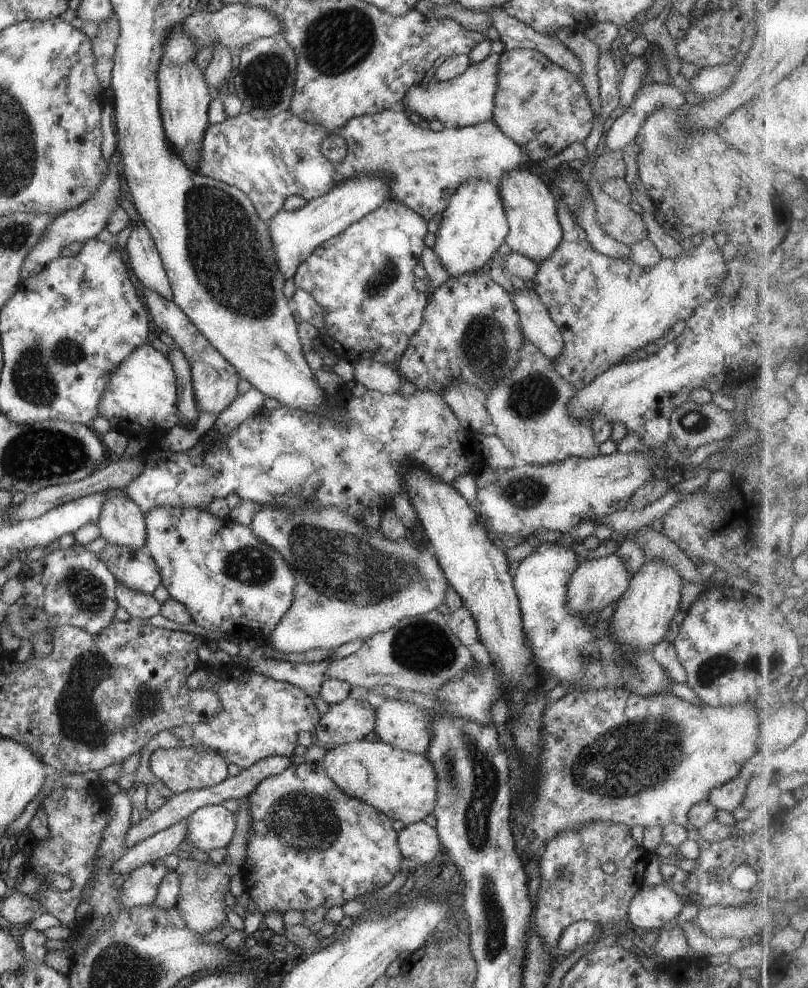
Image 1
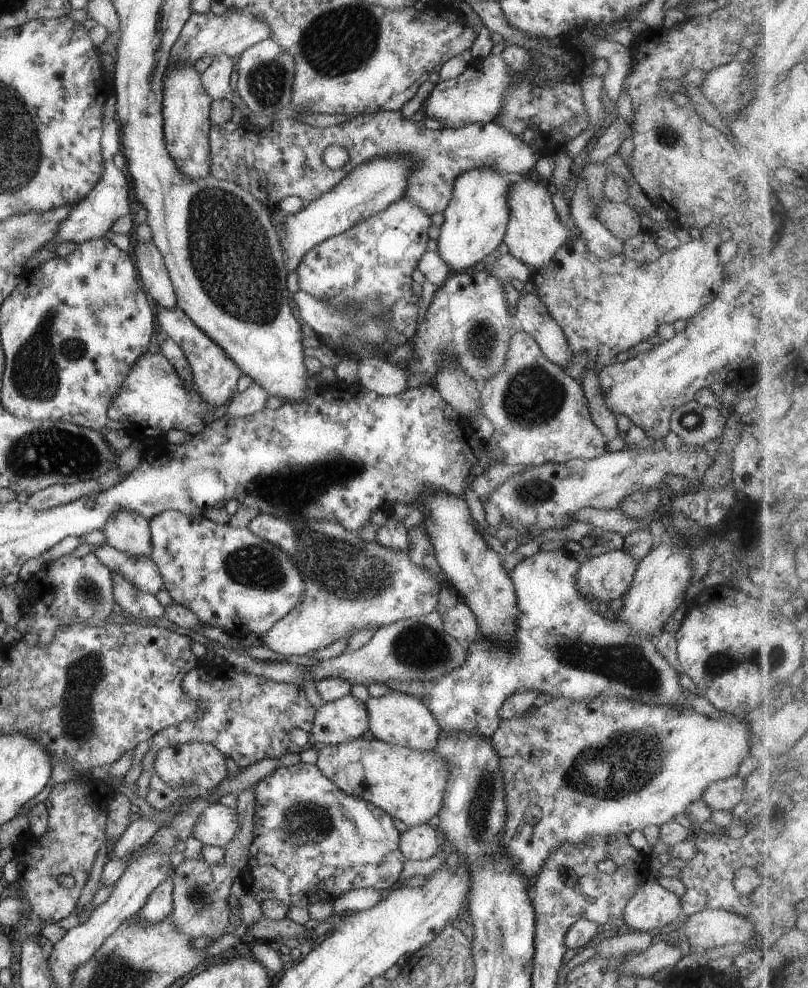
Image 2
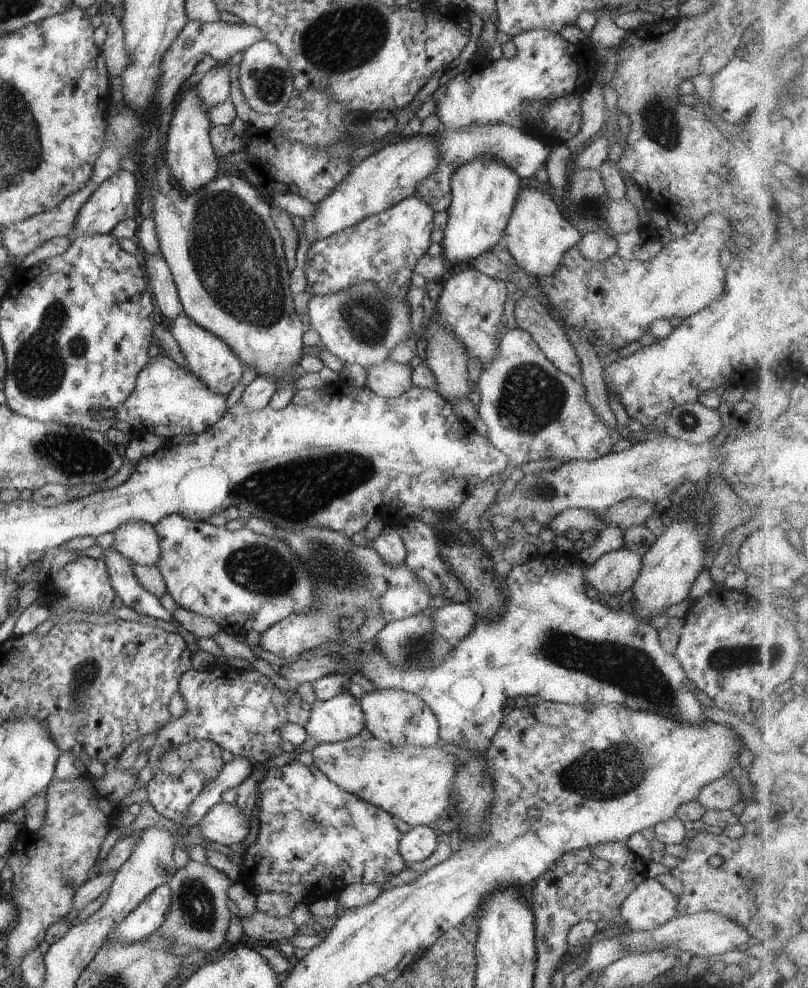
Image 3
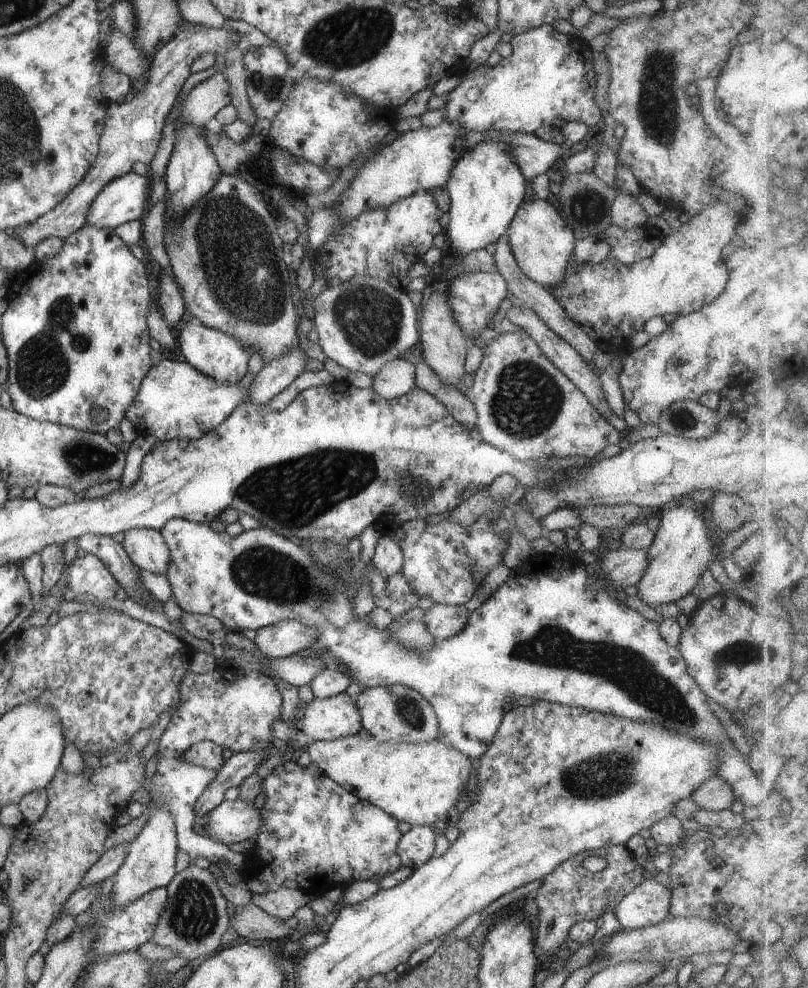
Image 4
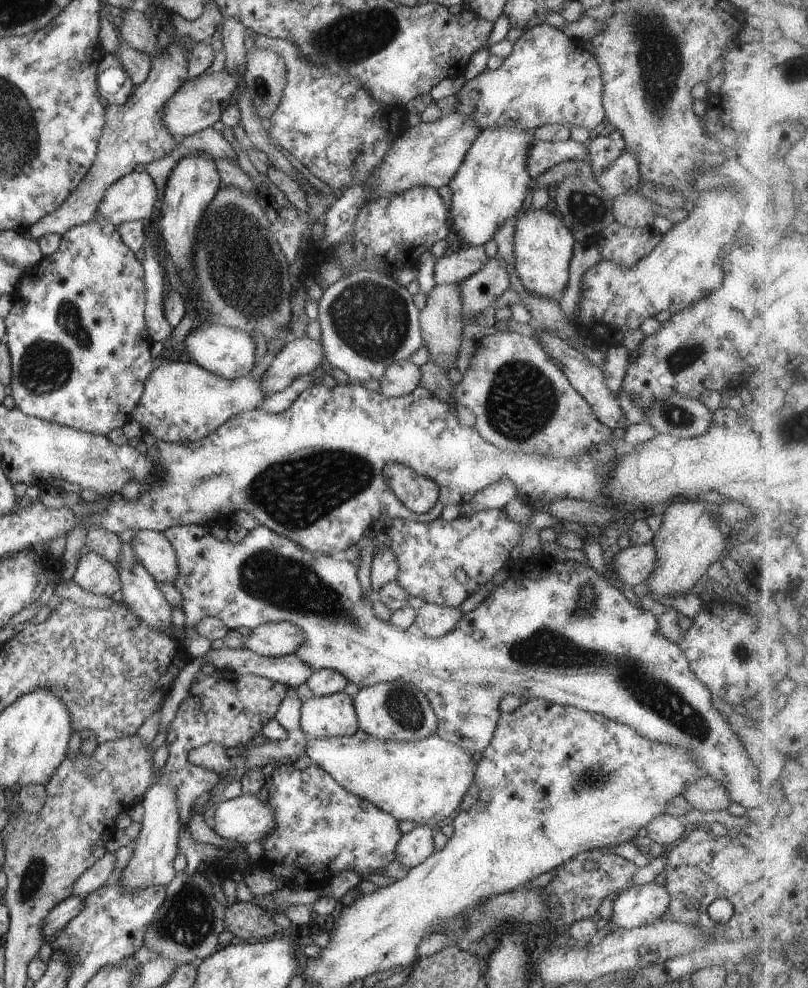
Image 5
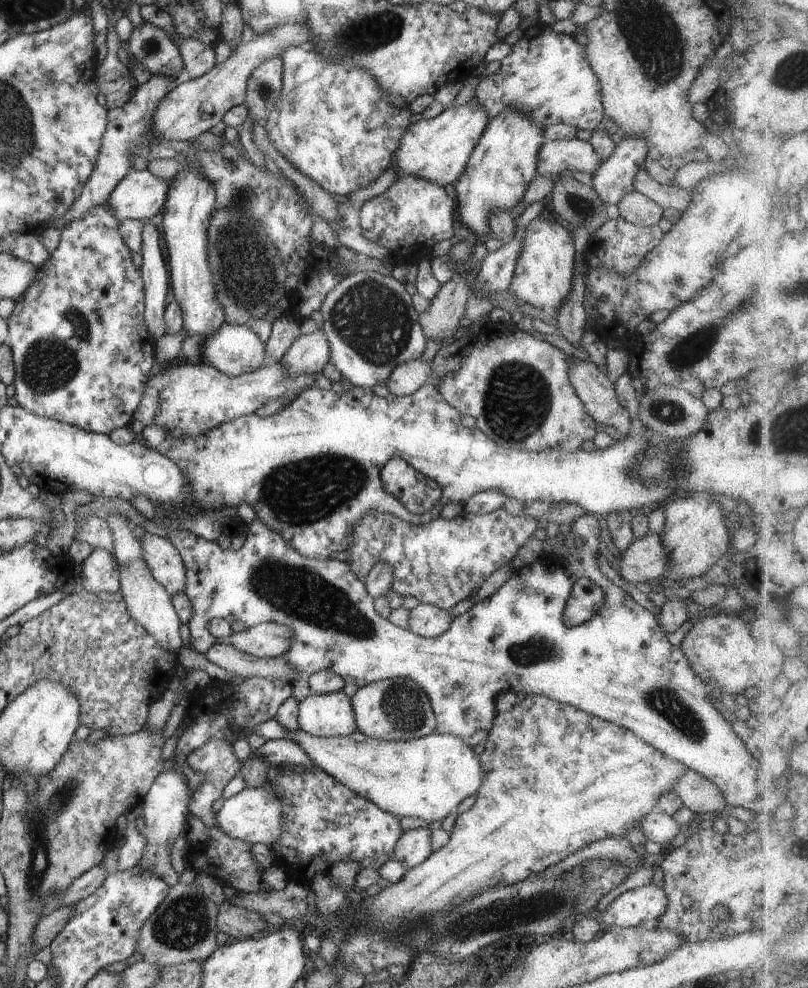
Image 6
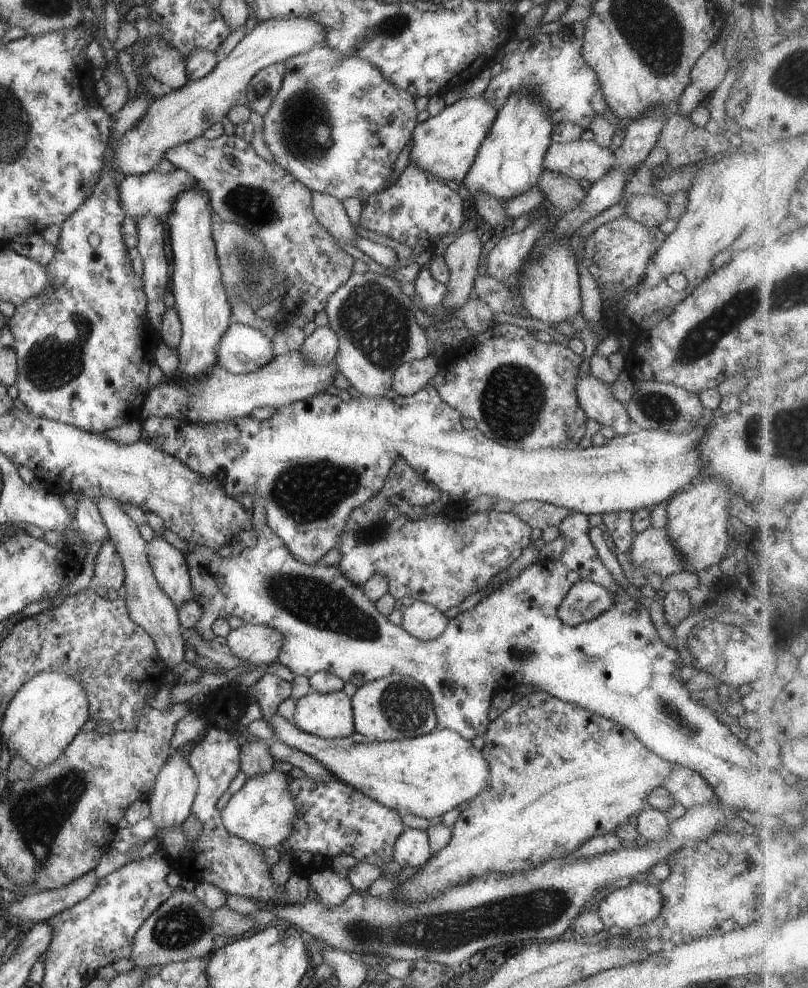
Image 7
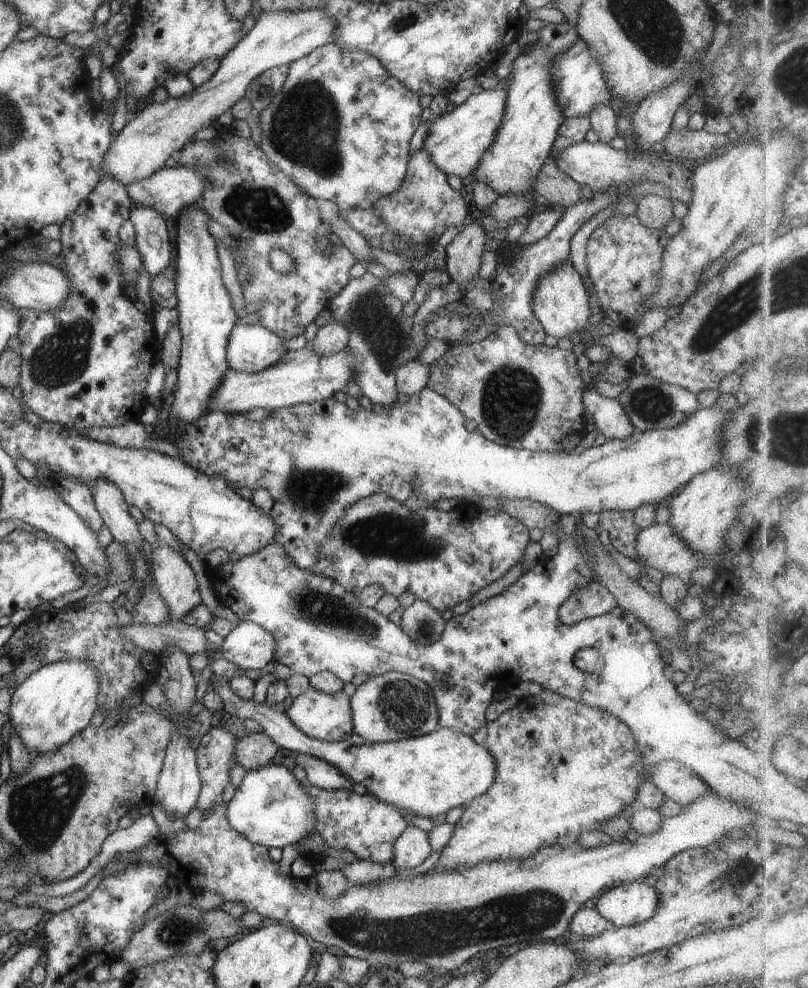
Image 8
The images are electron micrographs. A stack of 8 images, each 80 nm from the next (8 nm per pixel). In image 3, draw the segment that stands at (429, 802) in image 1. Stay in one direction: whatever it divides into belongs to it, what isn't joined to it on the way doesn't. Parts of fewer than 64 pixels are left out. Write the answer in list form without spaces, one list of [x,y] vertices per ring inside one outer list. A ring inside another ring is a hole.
[[[359,735],[346,741],[318,744],[312,756],[316,768],[333,784],[412,827],[434,825],[437,819],[450,814],[455,803],[452,786],[460,763],[442,744],[428,748],[392,745],[375,737],[364,740]]]

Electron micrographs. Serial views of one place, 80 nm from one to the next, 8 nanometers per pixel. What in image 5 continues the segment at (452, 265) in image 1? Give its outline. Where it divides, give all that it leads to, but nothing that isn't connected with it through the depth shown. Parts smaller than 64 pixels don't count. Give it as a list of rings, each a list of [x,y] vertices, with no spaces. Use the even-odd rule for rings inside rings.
[[[508,124],[486,128],[474,140],[465,160],[462,162],[462,166],[460,166],[459,172],[454,176],[454,180],[447,185],[452,192],[449,211],[451,228],[456,230],[463,246],[483,246],[493,239],[498,228],[506,220],[516,219],[528,206],[531,196],[530,190],[534,185],[532,176],[528,174],[528,152],[530,152],[530,146],[534,142],[536,142],[536,138],[534,138],[532,132],[522,130],[520,126],[508,126]]]

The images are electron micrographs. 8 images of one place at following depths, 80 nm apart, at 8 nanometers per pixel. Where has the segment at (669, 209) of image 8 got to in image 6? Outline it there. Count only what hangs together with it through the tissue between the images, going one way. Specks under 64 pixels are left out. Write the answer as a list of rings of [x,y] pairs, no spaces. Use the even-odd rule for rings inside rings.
[[[636,191],[626,194],[617,206],[619,218],[635,226],[652,227],[663,218],[662,206]]]

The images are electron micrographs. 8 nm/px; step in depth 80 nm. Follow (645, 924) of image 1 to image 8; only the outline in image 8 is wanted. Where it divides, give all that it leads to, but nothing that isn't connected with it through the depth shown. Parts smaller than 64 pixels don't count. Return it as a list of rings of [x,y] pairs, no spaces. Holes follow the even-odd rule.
[[[639,881],[624,882],[604,892],[595,910],[615,927],[641,924],[654,916],[658,894],[654,887]]]

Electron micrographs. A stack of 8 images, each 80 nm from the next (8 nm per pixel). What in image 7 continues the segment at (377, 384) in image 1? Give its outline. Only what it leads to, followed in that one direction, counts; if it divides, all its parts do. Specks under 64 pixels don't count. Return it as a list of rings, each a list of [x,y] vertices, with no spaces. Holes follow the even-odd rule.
[[[434,354],[403,363],[392,376],[392,390],[399,396],[410,397],[431,383],[438,373],[438,358]]]

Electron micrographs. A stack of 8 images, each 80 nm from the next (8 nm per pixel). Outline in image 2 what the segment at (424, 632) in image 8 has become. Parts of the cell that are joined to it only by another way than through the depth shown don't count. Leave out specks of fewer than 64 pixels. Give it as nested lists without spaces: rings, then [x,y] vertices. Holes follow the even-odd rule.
[[[462,598],[458,599],[456,606],[448,608],[442,614],[442,622],[444,622],[444,632],[452,636],[464,649],[472,642],[476,642],[476,638],[479,636],[474,614]]]

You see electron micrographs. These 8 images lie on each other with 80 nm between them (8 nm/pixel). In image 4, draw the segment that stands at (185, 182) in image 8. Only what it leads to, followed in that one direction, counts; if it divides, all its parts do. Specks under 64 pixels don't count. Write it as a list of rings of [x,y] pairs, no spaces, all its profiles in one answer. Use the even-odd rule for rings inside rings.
[[[130,171],[111,180],[91,202],[85,225],[113,229],[122,223],[142,219],[150,201],[148,184],[152,182],[147,179],[145,175]]]

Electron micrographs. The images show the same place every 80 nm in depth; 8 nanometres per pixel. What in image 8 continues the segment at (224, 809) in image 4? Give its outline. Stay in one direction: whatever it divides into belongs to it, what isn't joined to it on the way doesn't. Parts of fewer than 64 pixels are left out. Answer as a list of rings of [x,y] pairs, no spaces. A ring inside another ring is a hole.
[[[279,760],[248,770],[226,808],[226,818],[230,826],[238,834],[246,836],[251,844],[260,844],[267,850],[294,846],[301,843],[304,836],[308,838],[316,826],[316,804],[312,796],[306,794],[306,785],[306,780],[297,780],[292,770],[288,770]]]

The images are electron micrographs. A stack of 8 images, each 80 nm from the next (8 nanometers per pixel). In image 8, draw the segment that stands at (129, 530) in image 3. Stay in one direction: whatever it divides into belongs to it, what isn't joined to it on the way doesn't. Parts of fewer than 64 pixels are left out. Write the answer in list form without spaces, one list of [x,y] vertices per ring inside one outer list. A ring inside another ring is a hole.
[[[157,543],[153,546],[151,567],[156,590],[174,621],[202,604],[196,575],[181,552]]]

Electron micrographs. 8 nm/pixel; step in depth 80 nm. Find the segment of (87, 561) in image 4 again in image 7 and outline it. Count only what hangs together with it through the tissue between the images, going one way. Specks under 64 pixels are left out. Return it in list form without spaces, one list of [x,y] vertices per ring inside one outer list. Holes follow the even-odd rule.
[[[105,541],[98,552],[98,556],[96,556],[96,562],[94,562],[94,576],[91,580],[92,588],[95,589],[100,586],[100,588],[118,591],[125,576],[122,558],[114,549],[114,544]]]

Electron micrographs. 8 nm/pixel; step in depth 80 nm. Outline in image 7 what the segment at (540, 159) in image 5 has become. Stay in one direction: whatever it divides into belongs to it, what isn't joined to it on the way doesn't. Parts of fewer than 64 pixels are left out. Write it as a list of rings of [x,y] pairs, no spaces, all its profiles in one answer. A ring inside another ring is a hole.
[[[576,140],[566,144],[552,143],[544,156],[545,171],[574,178],[579,183],[586,180],[594,184],[614,168],[614,152],[596,142]]]

